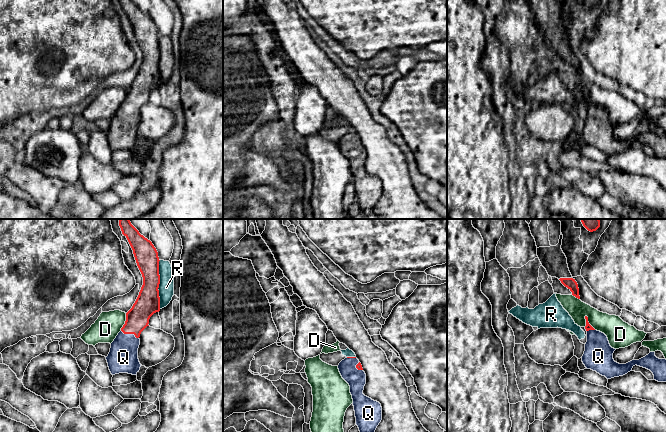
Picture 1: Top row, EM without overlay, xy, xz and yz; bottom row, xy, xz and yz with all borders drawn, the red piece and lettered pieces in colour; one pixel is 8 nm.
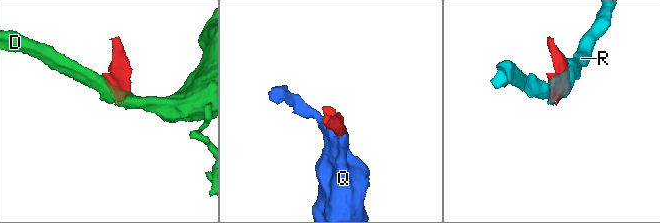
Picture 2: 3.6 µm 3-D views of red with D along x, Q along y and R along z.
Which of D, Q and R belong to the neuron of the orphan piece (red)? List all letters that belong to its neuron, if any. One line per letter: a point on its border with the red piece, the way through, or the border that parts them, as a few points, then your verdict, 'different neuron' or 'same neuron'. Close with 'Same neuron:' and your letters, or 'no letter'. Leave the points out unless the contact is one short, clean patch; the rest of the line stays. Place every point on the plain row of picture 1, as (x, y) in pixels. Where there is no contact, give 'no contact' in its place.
D: meets red in yz at (588, 98); border along yz (585, 91), (585, 94), (595, 105); different neuron
Q: meets red in xy at (130, 109); same neuron
R: meets red in xy at (159, 59); different neuron
Same neuron: Q

